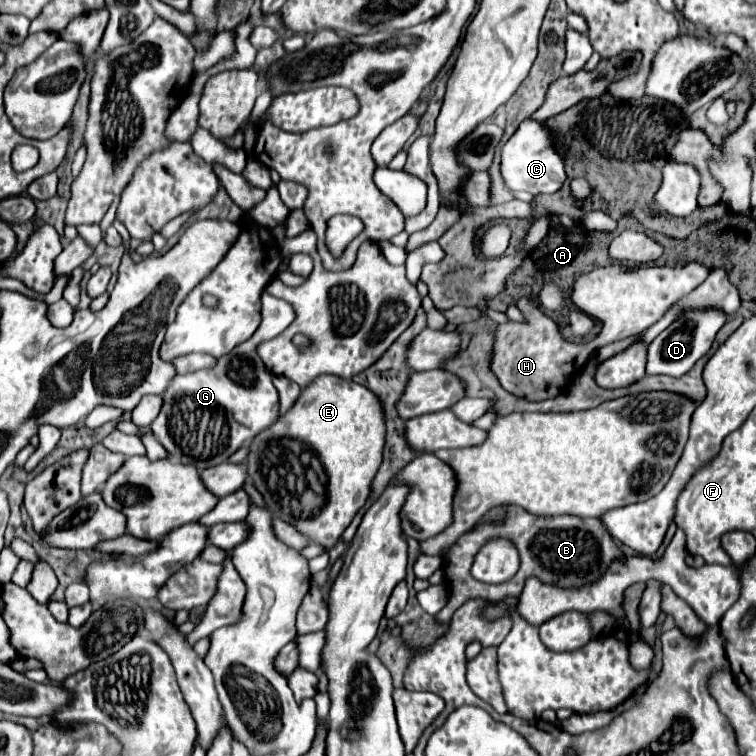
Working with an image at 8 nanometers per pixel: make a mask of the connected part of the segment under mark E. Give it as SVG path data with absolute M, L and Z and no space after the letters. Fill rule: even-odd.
M320 376L302 390L286 416L252 440L246 466L274 518L292 522L312 542L332 548L370 496L370 484L382 464L384 436L384 406L372 390L354 380ZM310 448L324 470L324 486L314 496L310 496L308 476Z

